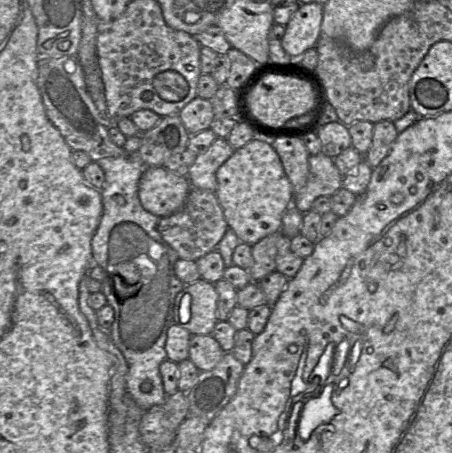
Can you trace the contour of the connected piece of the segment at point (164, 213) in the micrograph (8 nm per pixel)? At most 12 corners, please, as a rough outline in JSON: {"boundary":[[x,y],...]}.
{"boundary":[[146,167],[142,207],[164,218],[178,212],[192,187],[187,176]]}

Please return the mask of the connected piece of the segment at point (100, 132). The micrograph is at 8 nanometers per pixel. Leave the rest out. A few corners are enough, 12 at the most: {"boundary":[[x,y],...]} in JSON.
{"boundary":[[77,57],[38,58],[45,112],[92,162],[126,156],[109,138]]}

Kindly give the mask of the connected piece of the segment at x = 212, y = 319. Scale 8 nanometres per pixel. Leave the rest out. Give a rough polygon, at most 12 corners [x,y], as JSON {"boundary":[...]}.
{"boundary":[[202,278],[178,293],[174,322],[191,335],[210,335],[218,292]]}

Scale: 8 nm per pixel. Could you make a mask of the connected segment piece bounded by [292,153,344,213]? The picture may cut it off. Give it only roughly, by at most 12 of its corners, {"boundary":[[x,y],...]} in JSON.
{"boundary":[[310,155],[306,185],[292,206],[311,211],[321,196],[333,196],[342,176],[333,158]]}

